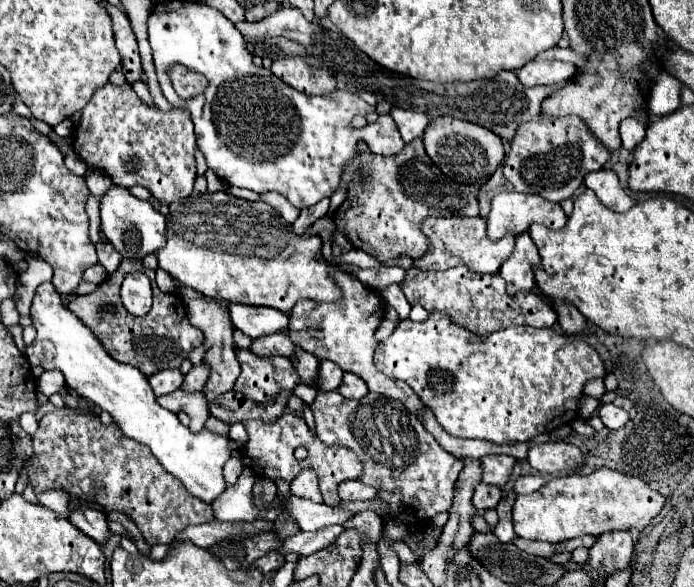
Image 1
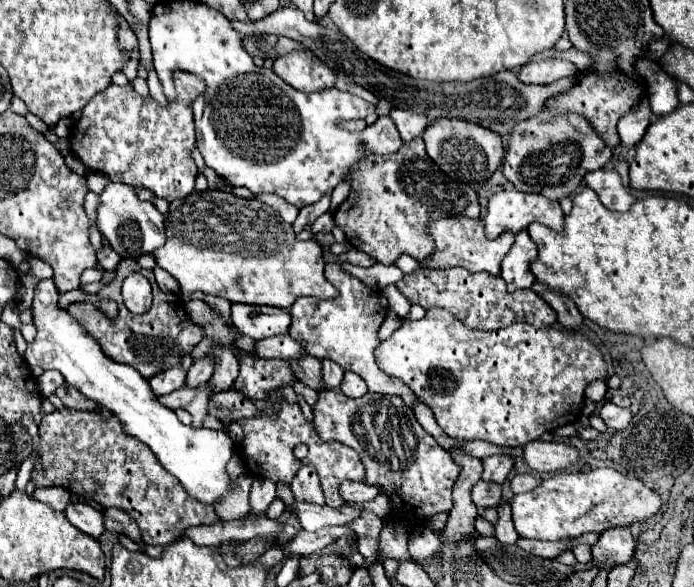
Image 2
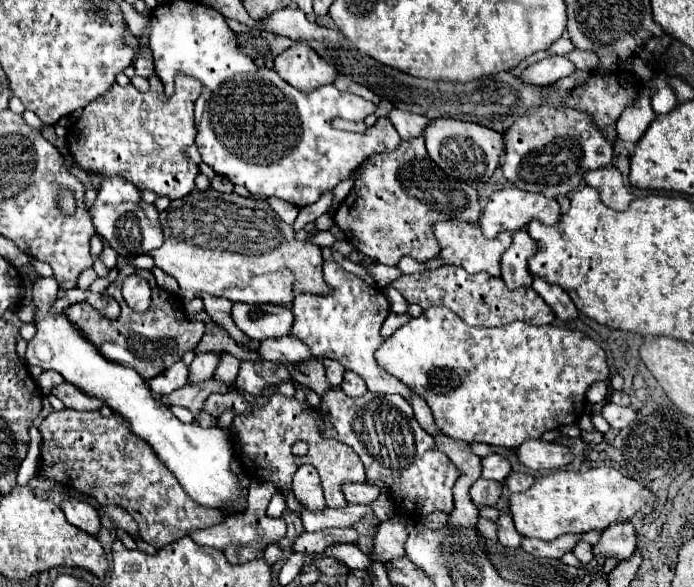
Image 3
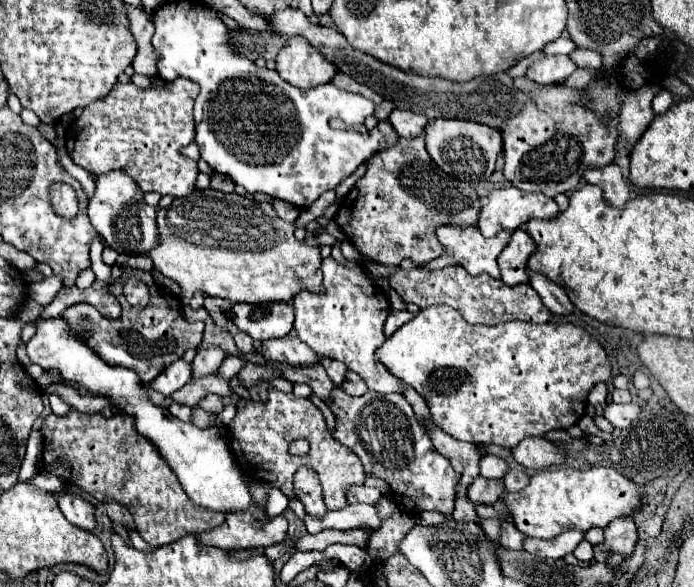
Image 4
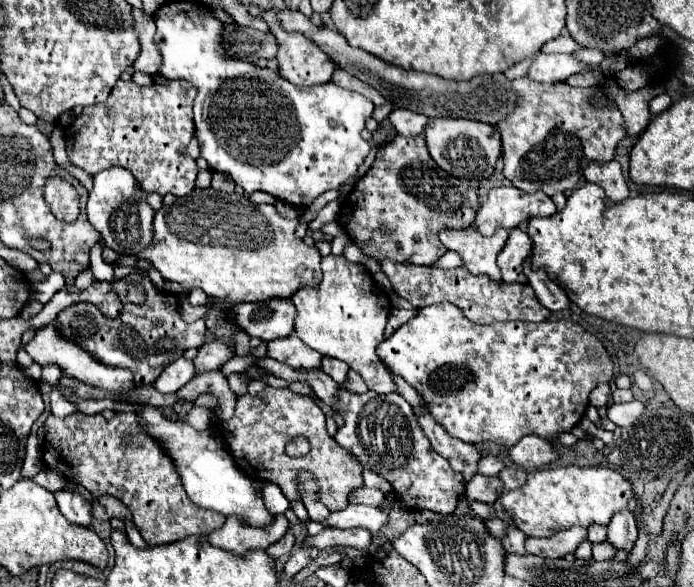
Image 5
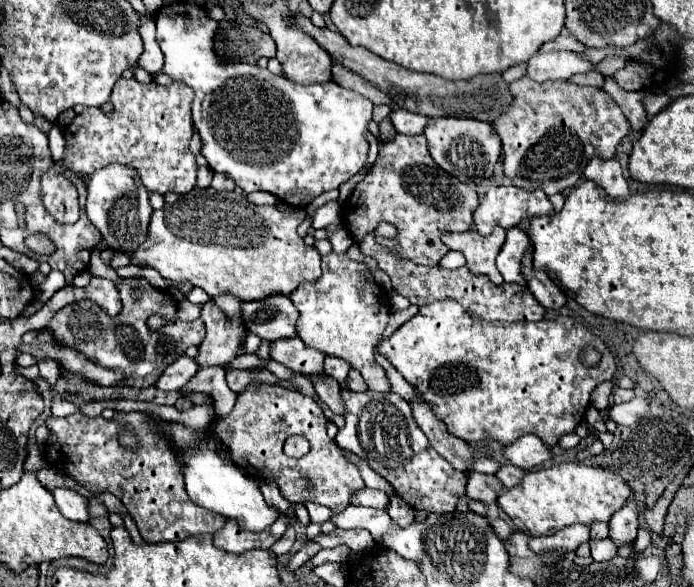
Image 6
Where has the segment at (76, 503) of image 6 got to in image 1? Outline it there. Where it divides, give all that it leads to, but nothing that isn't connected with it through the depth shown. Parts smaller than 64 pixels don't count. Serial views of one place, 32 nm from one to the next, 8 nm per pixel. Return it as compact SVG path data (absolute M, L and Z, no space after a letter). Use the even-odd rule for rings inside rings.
M70 508L70 522L82 530L86 536L90 536L92 540L96 540L98 544L106 542L106 534L108 534L108 526L104 522L104 512L92 510L92 508Z

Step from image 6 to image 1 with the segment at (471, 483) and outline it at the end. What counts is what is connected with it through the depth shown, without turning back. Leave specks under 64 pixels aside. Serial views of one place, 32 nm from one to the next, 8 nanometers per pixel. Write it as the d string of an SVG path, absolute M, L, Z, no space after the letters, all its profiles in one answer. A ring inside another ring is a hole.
M480 482L476 488L474 488L474 506L476 510L488 510L488 508L494 508L498 506L502 498L502 490L494 484L486 484L486 482Z

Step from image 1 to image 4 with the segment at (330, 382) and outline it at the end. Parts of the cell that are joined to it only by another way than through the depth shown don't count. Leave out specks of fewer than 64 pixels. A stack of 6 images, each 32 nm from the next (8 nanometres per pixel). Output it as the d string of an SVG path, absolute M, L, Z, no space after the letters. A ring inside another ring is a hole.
M322 358L320 364L324 366L324 370L328 372L328 376L330 376L330 380L332 380L334 384L340 386L340 384L344 382L346 372L348 372L346 364L342 364L342 362L338 362L338 360L332 360L332 358Z

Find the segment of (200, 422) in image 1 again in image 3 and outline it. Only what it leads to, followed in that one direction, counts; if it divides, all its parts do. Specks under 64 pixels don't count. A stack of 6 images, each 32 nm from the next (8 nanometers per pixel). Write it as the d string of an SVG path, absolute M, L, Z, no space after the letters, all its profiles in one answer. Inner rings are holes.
M208 378L208 380L202 380L202 382L196 382L196 384L186 384L184 388L168 394L162 398L162 402L166 406L172 406L172 404L178 404L178 406L186 406L188 410L192 410L192 414L196 416L200 410L202 410L202 402L210 396L210 394L226 394L230 390L228 384L216 380L216 378Z

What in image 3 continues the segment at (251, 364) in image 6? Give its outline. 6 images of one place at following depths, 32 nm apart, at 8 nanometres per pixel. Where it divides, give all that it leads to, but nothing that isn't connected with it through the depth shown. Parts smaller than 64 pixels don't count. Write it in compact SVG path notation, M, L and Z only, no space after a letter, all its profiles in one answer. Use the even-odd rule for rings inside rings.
M224 352L224 360L220 360L220 368L216 368L214 376L218 380L224 380L226 384L230 384L238 376L238 370L240 370L240 360L230 356L228 352Z

